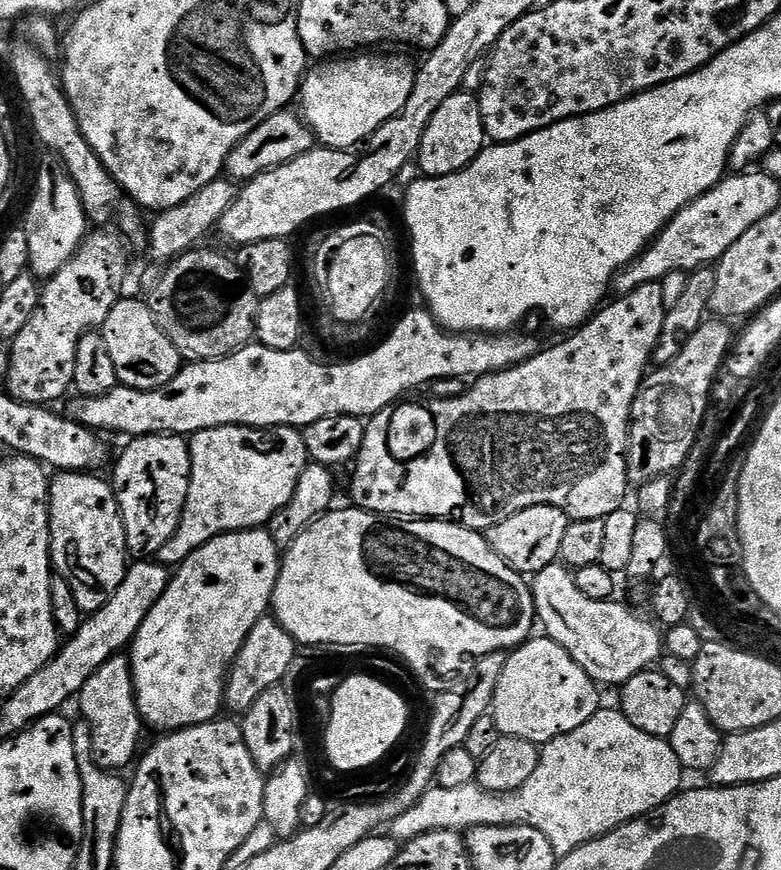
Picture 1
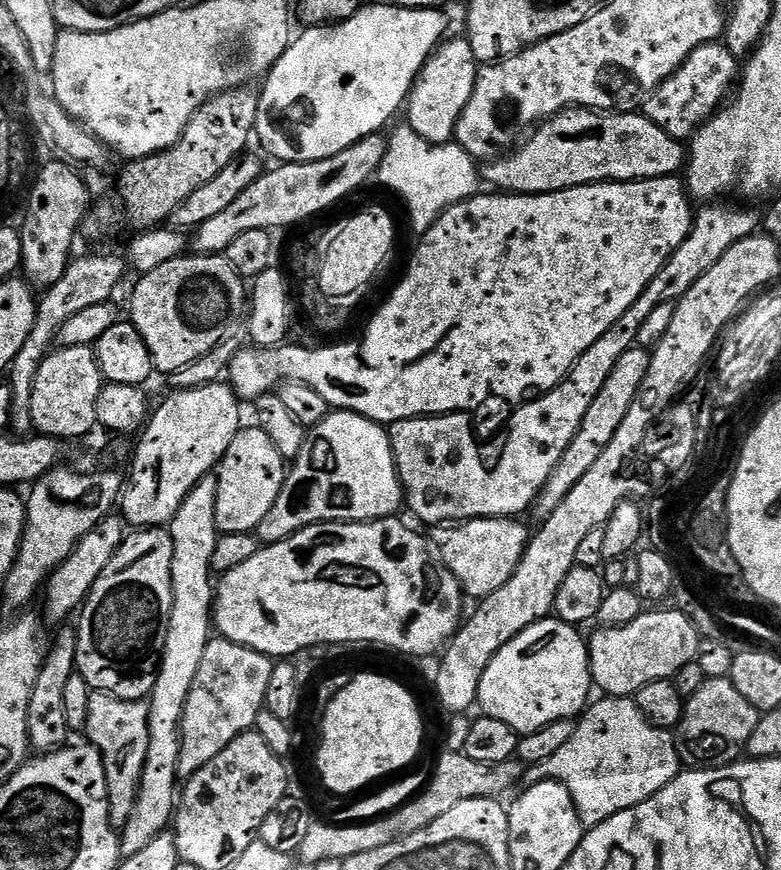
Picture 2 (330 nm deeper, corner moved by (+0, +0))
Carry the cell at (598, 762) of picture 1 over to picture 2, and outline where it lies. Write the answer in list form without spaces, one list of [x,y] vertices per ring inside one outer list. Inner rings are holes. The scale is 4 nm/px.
[[[609,695],[600,699],[604,700],[589,703],[574,735],[546,762],[531,765],[523,779],[525,785],[557,780],[566,786],[585,826],[601,824],[622,810],[636,808],[682,771],[675,735],[651,724],[638,710],[635,699]]]

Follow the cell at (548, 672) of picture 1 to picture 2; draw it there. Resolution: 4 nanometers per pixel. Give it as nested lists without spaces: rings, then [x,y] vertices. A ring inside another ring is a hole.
[[[549,618],[547,620],[539,620],[537,624],[532,624],[526,630],[522,630],[522,634],[518,634],[510,642],[506,642],[506,646],[502,646],[502,650],[498,650],[498,654],[494,654],[494,658],[486,666],[486,674],[482,674],[482,682],[478,686],[479,711],[490,718],[498,718],[498,722],[506,722],[506,726],[510,726],[517,734],[542,730],[542,726],[550,726],[550,722],[579,717],[590,703],[590,697],[588,695],[594,692],[592,667],[588,661],[588,642],[583,635],[580,637],[580,632],[581,629],[577,625],[567,624],[561,620]]]

